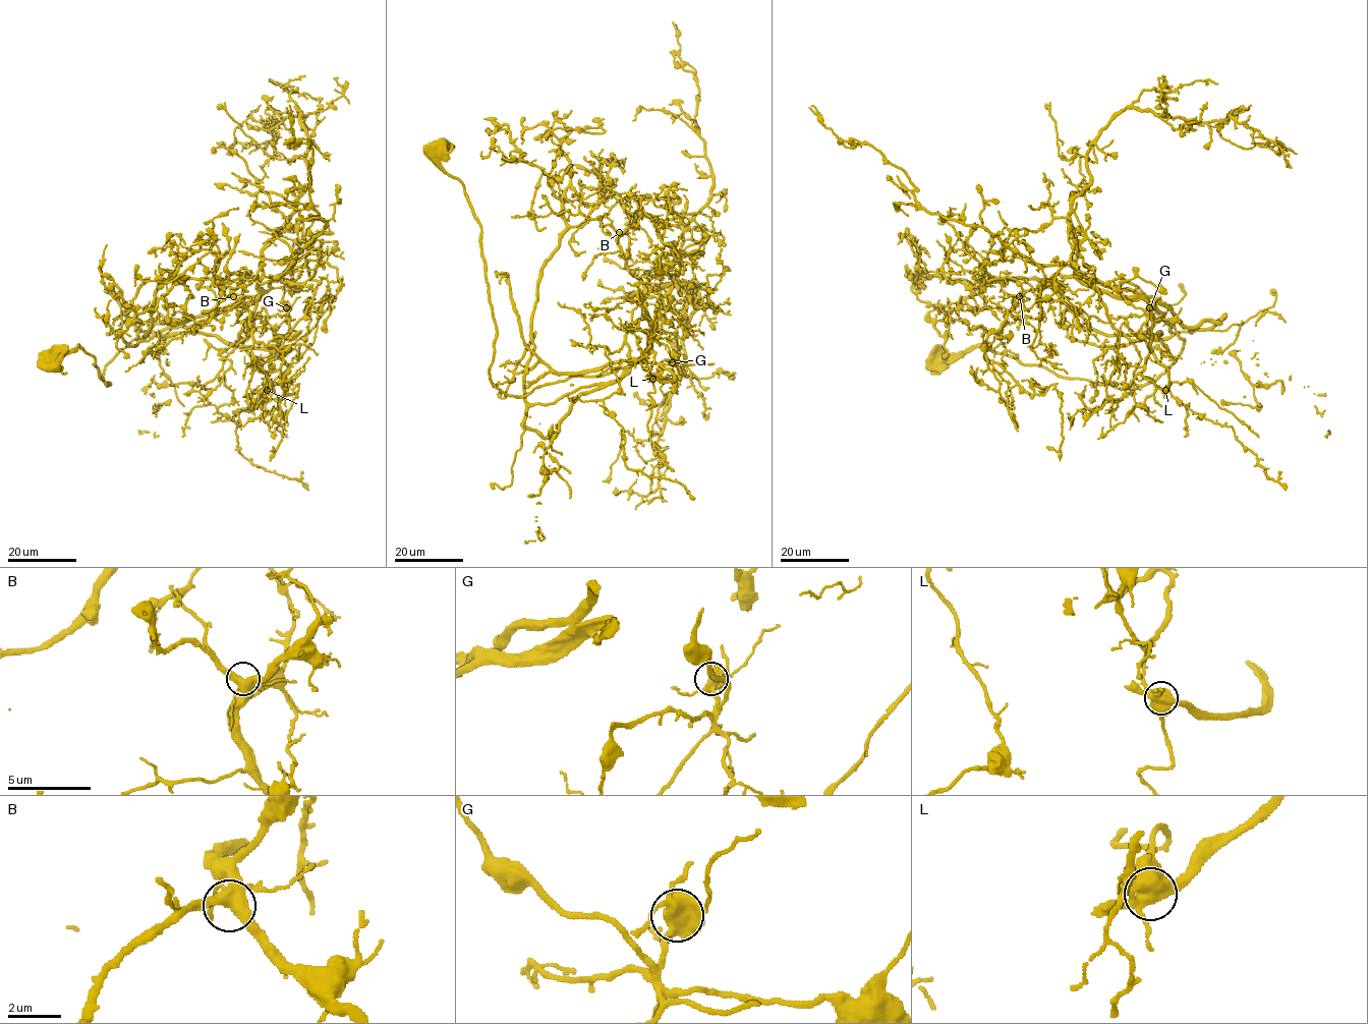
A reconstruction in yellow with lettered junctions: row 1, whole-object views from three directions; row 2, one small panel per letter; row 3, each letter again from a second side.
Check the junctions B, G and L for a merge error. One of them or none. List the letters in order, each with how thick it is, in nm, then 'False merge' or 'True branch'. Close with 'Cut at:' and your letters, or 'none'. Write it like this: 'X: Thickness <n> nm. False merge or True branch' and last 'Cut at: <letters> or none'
B: Thickness 480 nm. True branch
G: Thickness 550 nm. True branch
L: Thickness 550 nm. False merge
Cut at: L

